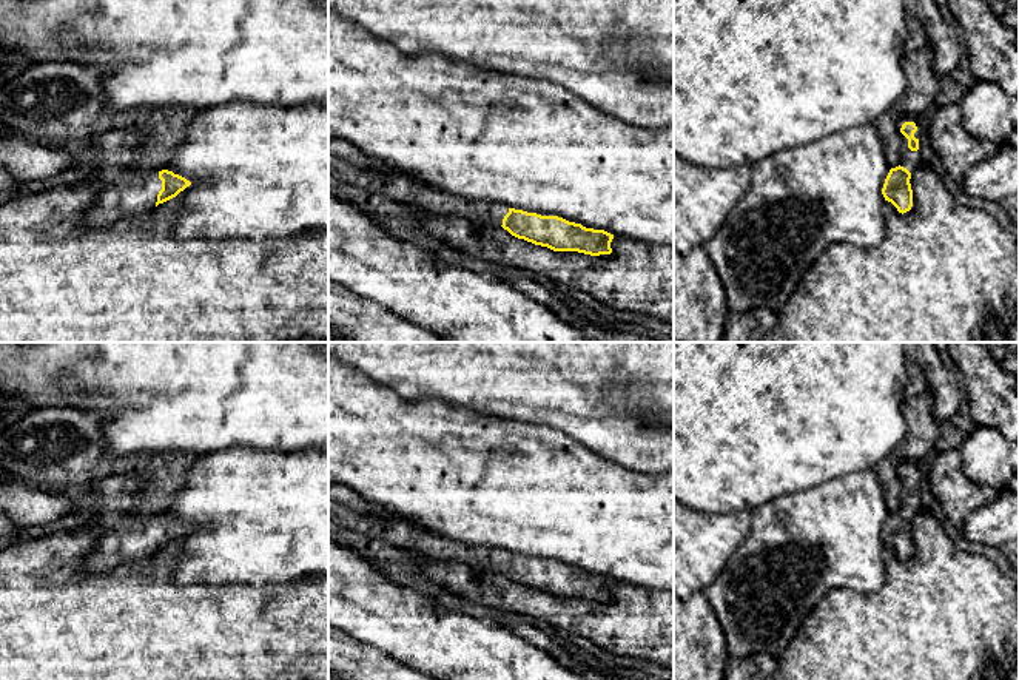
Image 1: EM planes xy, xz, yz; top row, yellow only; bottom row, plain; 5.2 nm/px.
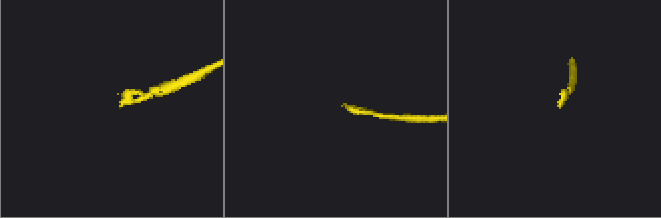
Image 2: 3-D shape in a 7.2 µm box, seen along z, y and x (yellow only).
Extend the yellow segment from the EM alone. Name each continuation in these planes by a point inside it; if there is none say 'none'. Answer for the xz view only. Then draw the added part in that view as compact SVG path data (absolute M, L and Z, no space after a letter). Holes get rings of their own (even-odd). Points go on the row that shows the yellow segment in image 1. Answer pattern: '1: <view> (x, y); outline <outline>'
1: xz (395, 185); outline M328 154L328 176L393 200L419 207L427 213L459 216L472 222L503 225L503 219L509 213L507 205L449 194L418 183L405 174L358 167L333 154Z

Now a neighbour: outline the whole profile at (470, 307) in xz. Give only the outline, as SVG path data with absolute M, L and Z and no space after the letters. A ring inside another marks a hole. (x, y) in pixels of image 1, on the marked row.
M328 193L328 279L456 342L594 342L573 324L492 274L441 265L422 247L390 237L368 214Z

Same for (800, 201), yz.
M874 123L851 126L811 143L774 153L754 163L751 170L749 188L718 233L703 245L726 288L731 311L768 308L777 313L825 248L840 242L876 248L885 241L886 200L882 188L891 168Z

